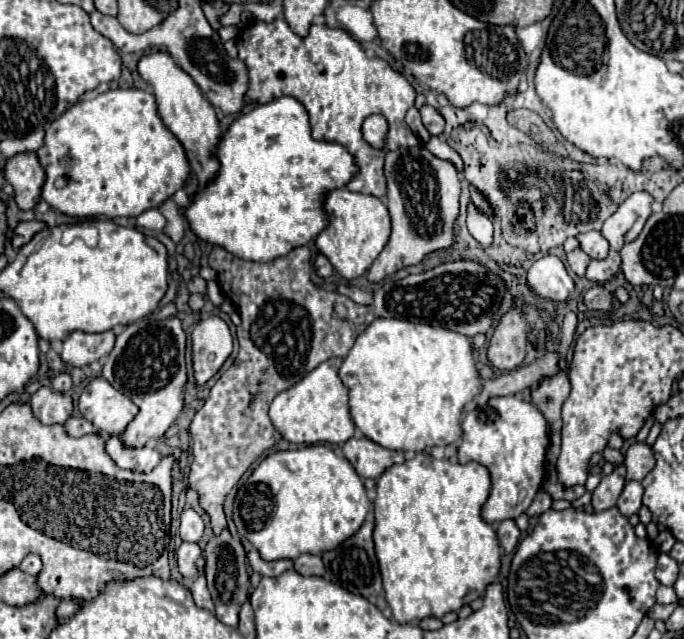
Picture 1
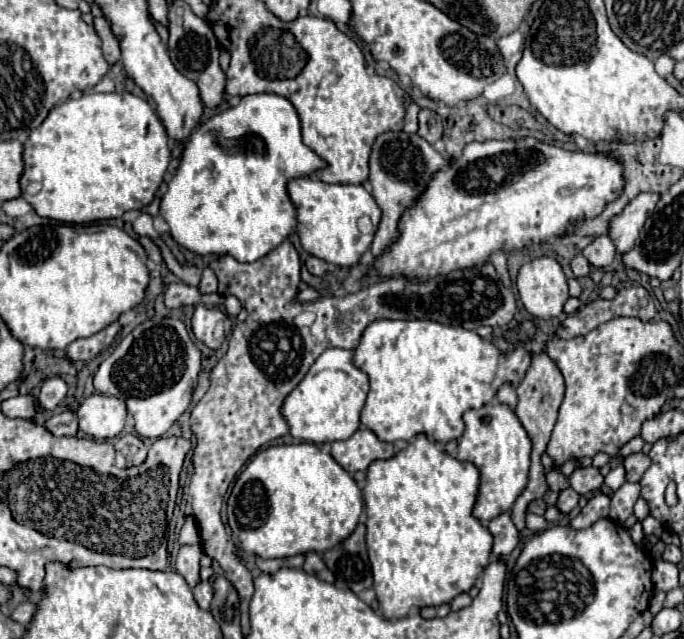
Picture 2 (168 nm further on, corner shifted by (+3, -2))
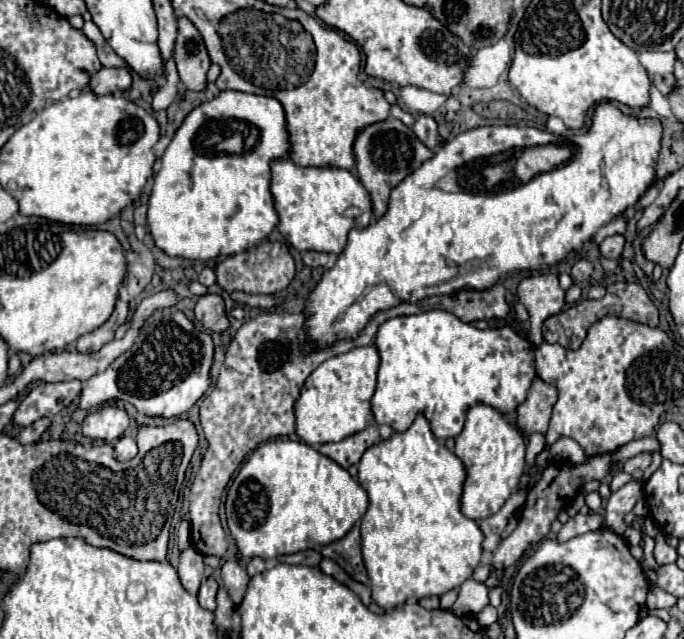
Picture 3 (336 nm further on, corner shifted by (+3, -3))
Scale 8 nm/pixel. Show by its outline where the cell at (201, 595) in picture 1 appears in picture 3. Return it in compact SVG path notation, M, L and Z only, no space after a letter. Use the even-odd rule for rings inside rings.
M206 578L200 586L200 592L198 592L198 600L200 600L200 606L206 608L206 610L214 610L216 608L216 590L218 590L218 584L214 578Z

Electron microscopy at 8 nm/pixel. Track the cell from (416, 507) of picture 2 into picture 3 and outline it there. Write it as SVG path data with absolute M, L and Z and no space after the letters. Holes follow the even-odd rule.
M422 414L406 432L394 434L390 440L382 440L364 452L358 464L358 480L370 498L368 512L360 524L362 556L370 578L372 600L380 608L396 608L408 598L422 600L442 596L448 590L462 586L462 582L472 576L482 558L484 534L480 526L460 510L466 468L456 454L434 438L428 420Z

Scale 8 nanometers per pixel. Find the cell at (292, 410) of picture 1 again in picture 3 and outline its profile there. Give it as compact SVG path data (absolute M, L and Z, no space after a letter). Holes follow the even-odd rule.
M374 346L354 348L324 360L306 380L296 404L296 434L310 446L340 442L366 428L370 418L370 398L376 388L376 370L380 358Z

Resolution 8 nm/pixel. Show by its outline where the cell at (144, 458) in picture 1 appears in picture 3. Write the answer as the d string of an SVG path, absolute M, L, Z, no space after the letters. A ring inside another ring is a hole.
M122 436L116 444L114 444L114 458L118 462L126 462L130 458L134 458L138 454L138 446L136 440L130 436Z

